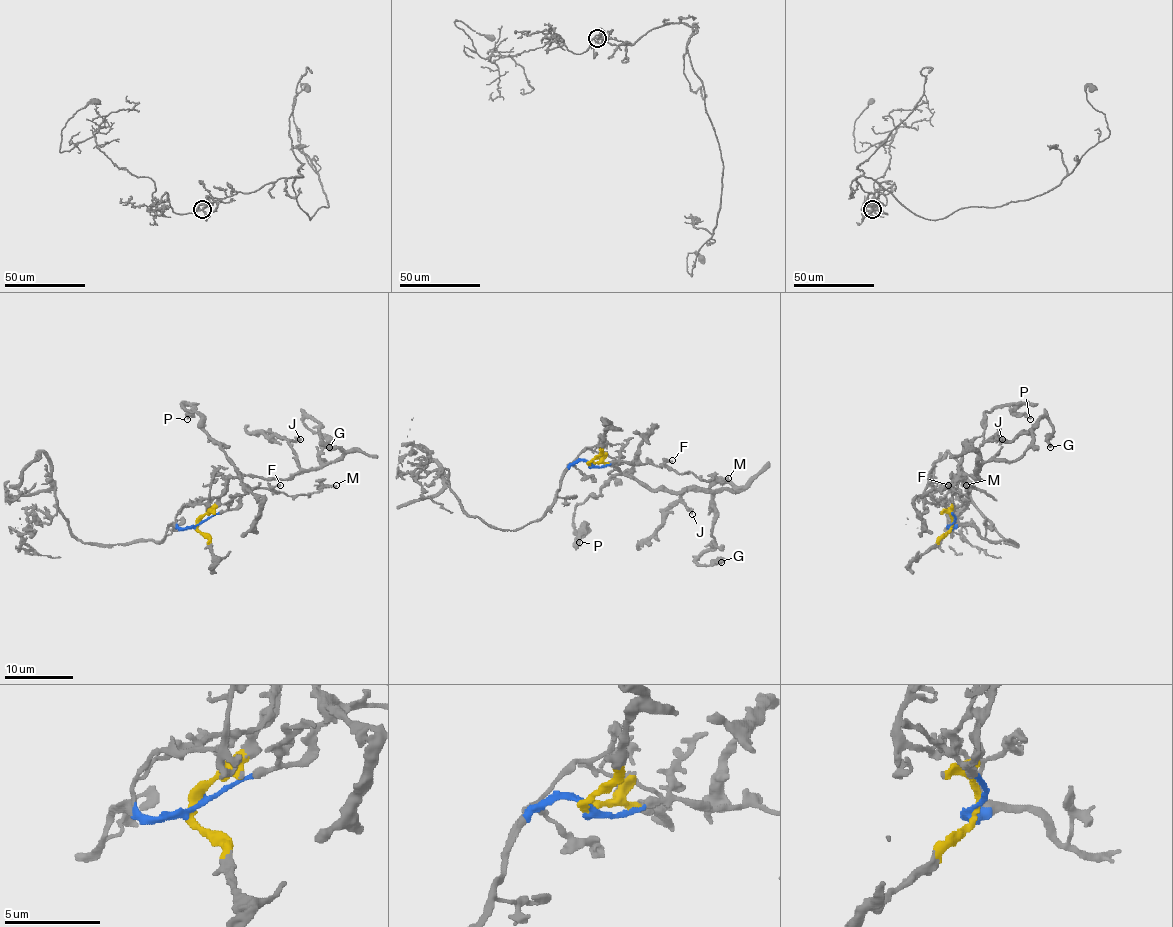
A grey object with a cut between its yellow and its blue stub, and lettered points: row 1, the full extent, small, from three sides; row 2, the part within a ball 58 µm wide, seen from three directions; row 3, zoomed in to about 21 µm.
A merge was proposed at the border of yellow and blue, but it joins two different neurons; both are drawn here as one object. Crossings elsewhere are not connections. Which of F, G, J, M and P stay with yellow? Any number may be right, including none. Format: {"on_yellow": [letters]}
{"on_yellow": ["G", "J", "P"]}

